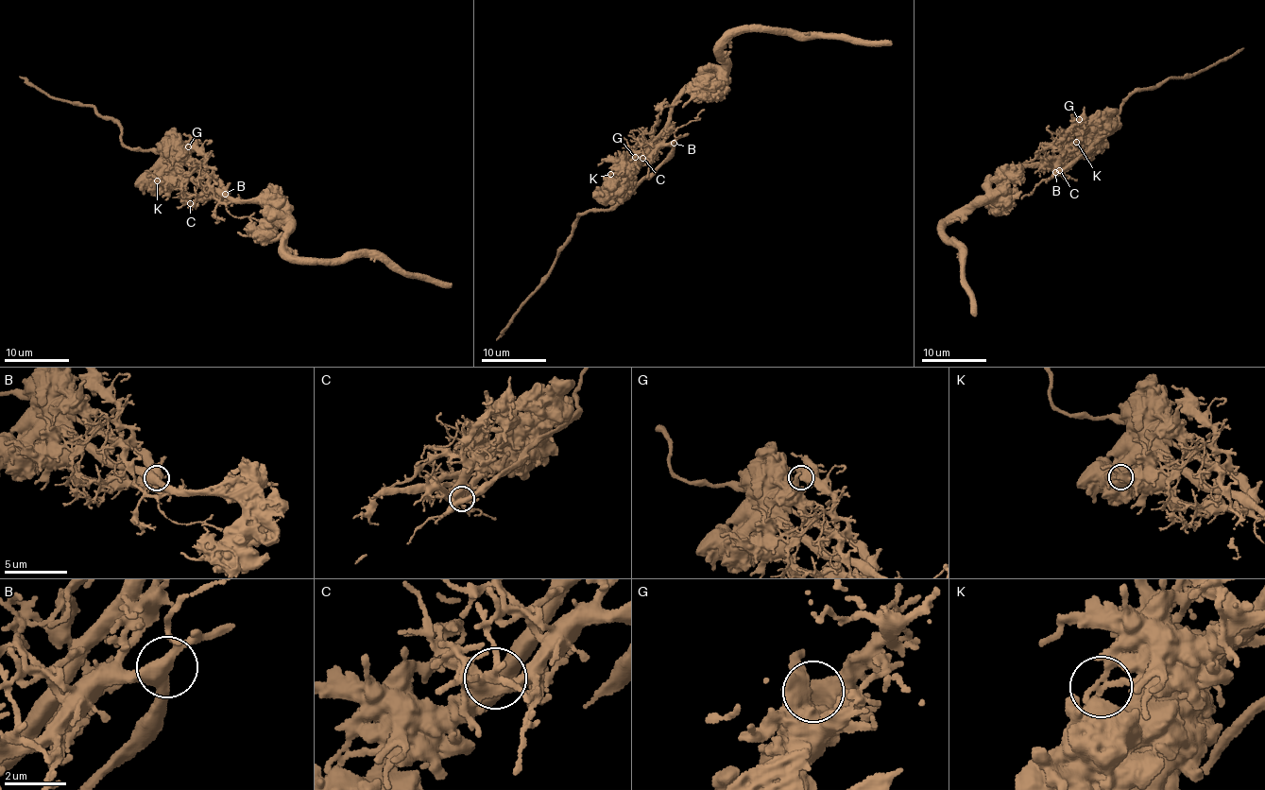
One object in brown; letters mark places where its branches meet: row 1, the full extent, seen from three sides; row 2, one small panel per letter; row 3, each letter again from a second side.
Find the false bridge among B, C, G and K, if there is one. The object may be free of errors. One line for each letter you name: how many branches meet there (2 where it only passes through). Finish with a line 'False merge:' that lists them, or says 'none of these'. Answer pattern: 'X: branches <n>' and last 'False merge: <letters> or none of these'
K: branches 3
False merge: K

